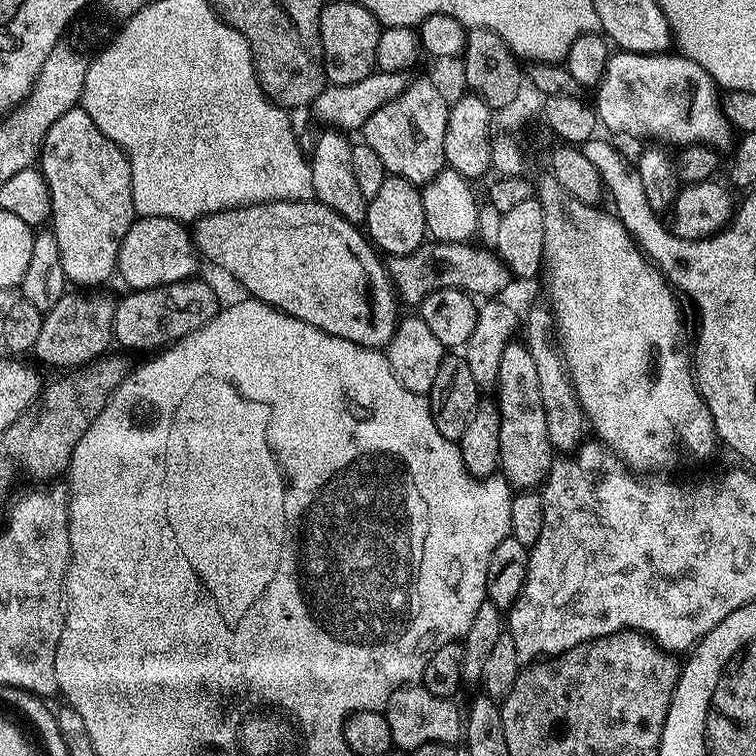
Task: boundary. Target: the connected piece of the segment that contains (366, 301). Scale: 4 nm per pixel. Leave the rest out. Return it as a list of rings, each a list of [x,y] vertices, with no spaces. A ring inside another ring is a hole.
[[[271,200],[268,204],[248,204],[244,208],[231,208],[222,210],[218,214],[203,216],[201,220],[191,225],[192,243],[195,244],[197,253],[204,256],[216,268],[229,272],[253,300],[260,300],[263,304],[274,306],[302,322],[310,322],[310,326],[318,326],[318,330],[326,330],[326,334],[346,338],[346,342],[354,342],[358,346],[383,349],[390,342],[398,323],[396,308],[398,309],[398,297],[392,287],[392,279],[388,277],[385,261],[378,255],[377,249],[370,243],[367,235],[357,225],[342,218],[330,206],[321,204],[319,200]]]

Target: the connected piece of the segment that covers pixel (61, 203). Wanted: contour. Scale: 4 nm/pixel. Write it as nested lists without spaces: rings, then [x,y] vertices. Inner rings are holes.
[[[83,106],[66,110],[44,139],[38,157],[40,173],[46,178],[52,195],[52,218],[50,230],[58,238],[58,254],[62,254],[62,270],[65,281],[74,283],[84,290],[92,290],[104,286],[116,272],[118,250],[122,246],[122,238],[126,238],[126,230],[130,230],[132,221],[137,219],[138,202],[132,197],[132,171],[126,154],[98,126],[94,126],[94,118],[86,114]]]

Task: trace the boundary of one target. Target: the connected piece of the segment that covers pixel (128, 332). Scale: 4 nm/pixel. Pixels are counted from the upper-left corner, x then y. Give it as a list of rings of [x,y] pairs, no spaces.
[[[201,278],[179,280],[173,284],[163,284],[157,288],[138,288],[129,291],[129,296],[116,300],[114,314],[115,343],[136,352],[163,350],[177,340],[185,340],[194,330],[206,326],[222,307],[216,292]]]

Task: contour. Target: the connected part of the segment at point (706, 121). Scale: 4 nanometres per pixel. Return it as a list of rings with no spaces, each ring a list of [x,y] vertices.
[[[617,51],[609,57],[596,93],[598,94],[596,100],[594,99],[594,107],[597,119],[603,127],[605,125],[616,134],[634,138],[641,137],[644,140],[652,140],[648,142],[659,142],[661,145],[705,144],[707,148],[715,150],[733,147],[734,127],[724,113],[721,89],[710,78],[710,74],[706,74],[706,70],[702,70],[702,66],[698,66],[698,62],[685,56],[658,52],[642,54],[641,52]]]

